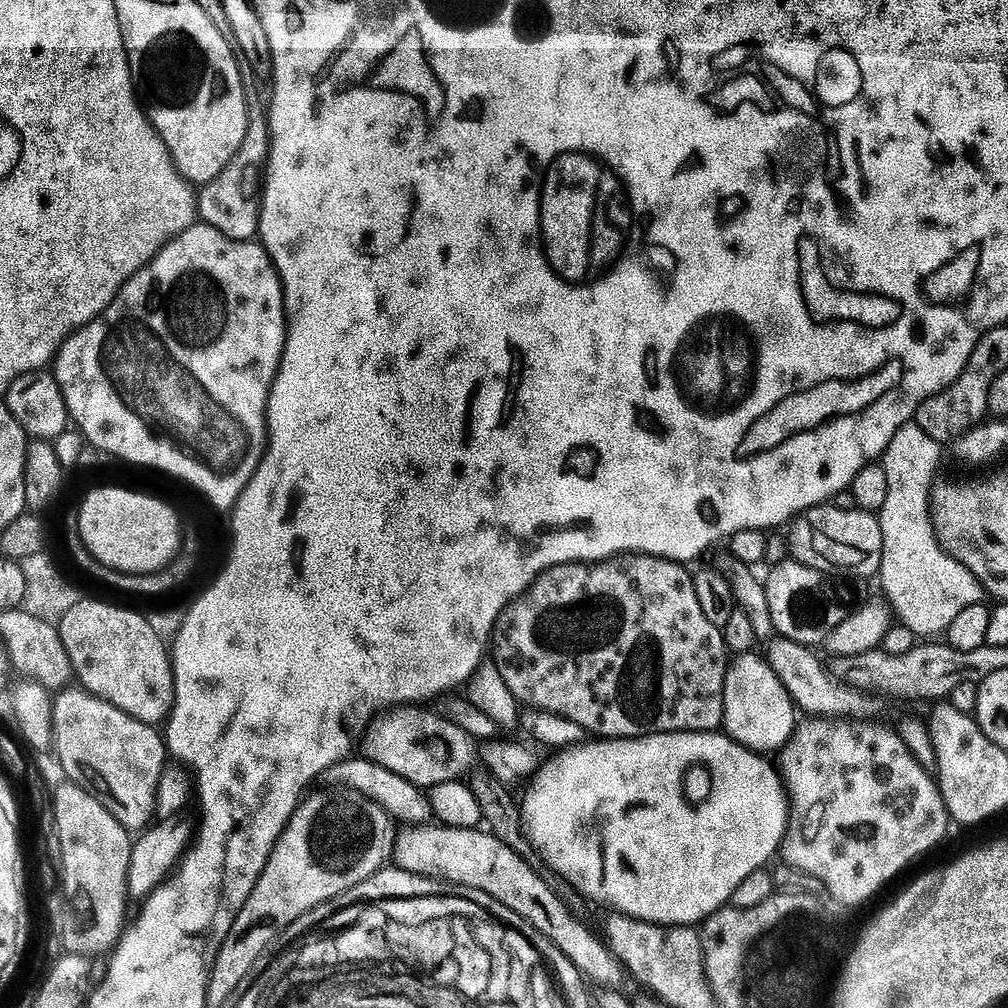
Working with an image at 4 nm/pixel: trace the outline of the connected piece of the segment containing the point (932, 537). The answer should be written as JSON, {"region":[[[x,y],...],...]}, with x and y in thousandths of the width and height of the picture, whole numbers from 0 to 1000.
{"region":[[[902,419],[896,421],[887,431],[887,435],[881,438],[881,444],[878,446],[875,453],[875,463],[879,470],[881,489],[879,490],[879,498],[873,503],[871,509],[871,515],[875,522],[875,562],[871,568],[871,576],[873,575],[874,581],[877,582],[878,589],[881,590],[882,596],[880,595],[880,598],[887,608],[888,614],[890,611],[907,630],[915,631],[913,633],[925,633],[925,625],[931,625],[931,633],[936,632],[938,628],[939,628],[940,622],[946,617],[946,613],[950,613],[950,609],[954,609],[954,605],[971,599],[974,595],[974,584],[971,575],[968,574],[966,569],[962,569],[962,565],[958,565],[958,562],[954,562],[933,541],[933,535],[929,532],[929,528],[923,528],[923,524],[921,524],[921,520],[925,516],[919,516],[919,508],[926,508],[925,489],[931,479],[931,473],[929,473],[929,471],[933,468],[933,448],[935,448],[935,442],[931,438],[923,435],[923,433],[915,427],[915,424],[908,419]]]}

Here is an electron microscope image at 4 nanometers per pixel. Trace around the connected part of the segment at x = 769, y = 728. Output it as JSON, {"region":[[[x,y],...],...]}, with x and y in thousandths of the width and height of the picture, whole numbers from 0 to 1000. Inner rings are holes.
{"region":[[[734,649],[723,658],[718,674],[717,725],[728,736],[745,746],[773,747],[792,721],[792,703],[784,692],[772,669],[762,660],[757,650]]]}

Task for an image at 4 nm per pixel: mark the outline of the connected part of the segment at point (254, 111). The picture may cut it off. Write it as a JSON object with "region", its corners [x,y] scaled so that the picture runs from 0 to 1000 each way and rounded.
{"region":[[[240,50],[234,52],[236,69],[242,78],[242,92],[246,98],[246,128],[244,138],[220,173],[212,181],[201,184],[196,190],[196,214],[207,226],[216,228],[223,238],[255,237],[258,228],[258,195],[260,180],[266,166],[266,150],[270,144],[270,134],[266,132],[266,112],[264,103],[258,100],[258,87],[254,84],[254,71],[250,60]]]}

